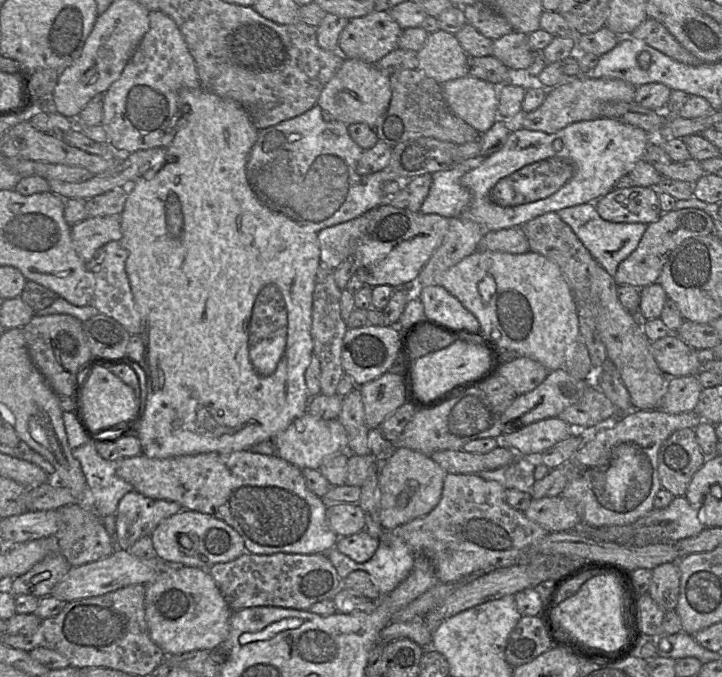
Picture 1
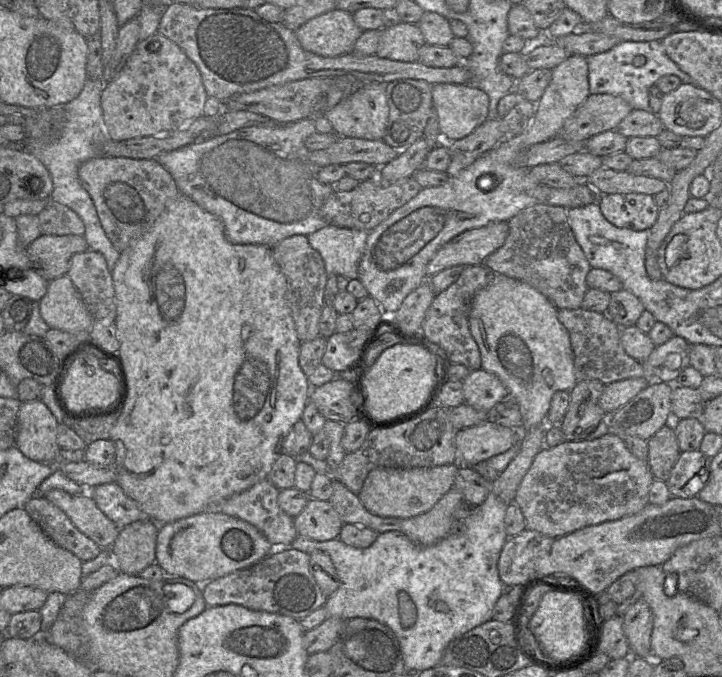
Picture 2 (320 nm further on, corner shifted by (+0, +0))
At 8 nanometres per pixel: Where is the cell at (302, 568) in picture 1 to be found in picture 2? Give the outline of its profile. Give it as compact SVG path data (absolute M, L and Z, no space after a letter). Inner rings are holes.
M292 547L274 549L259 562L202 585L207 606L238 604L251 610L290 616L298 621L323 607L327 597L311 574L310 555Z

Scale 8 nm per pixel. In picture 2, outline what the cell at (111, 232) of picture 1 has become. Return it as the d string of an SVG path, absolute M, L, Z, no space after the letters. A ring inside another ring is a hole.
M40 235L31 242L26 253L34 269L46 280L67 274L70 260L74 254L89 249L83 235Z

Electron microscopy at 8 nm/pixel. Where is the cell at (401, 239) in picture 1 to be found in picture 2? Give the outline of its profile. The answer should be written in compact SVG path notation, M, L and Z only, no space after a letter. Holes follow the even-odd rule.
M494 221L464 231L436 252L427 264L427 277L452 266L483 264L491 253L504 244L508 232L508 221Z

